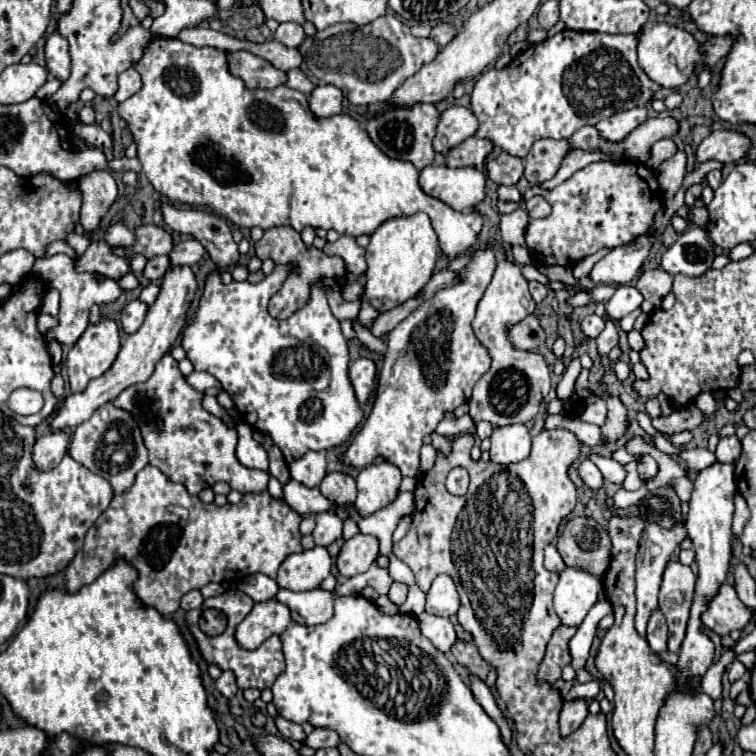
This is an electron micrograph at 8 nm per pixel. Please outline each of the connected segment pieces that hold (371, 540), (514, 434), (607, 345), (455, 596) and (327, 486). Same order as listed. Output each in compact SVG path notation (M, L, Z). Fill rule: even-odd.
M357 533L347 539L337 557L337 569L343 577L351 578L366 572L379 557L379 539L373 535Z
M525 425L499 427L491 435L491 461L509 465L529 457L531 435Z
M607 323L607 327L603 329L603 333L597 337L597 349L601 353L601 365L605 371L609 371L609 359L607 353L617 347L617 325L615 323Z
M439 575L429 593L425 603L425 613L437 615L437 617L451 617L459 609L459 593L449 575Z
M327 473L323 483L319 485L321 493L337 503L337 505L353 505L355 503L355 497L357 497L357 487L355 487L355 479L345 475L345 473Z

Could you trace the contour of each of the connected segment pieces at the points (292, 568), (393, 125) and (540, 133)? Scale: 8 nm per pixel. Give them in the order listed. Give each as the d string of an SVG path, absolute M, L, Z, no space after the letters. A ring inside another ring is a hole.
M313 547L309 551L301 551L289 555L279 567L277 583L279 587L291 591L309 591L317 589L319 583L331 571L331 555L325 547Z
M415 105L411 109L393 109L383 113L381 117L373 117L367 121L367 133L371 141L387 155L393 159L409 161L413 163L419 171L431 165L435 159L433 151L433 137L437 133L441 113L437 111L435 105Z
M561 31L551 39L529 45L525 51L513 57L505 69L485 71L471 93L471 111L477 113L479 131L477 137L487 137L493 145L511 153L513 157L525 159L531 145L537 139L569 139L583 125L595 125L599 119L611 117L617 111L643 107L651 101L659 89L637 65L635 57L635 35L609 35L609 33L575 33ZM579 61L579 73L565 73L565 69Z

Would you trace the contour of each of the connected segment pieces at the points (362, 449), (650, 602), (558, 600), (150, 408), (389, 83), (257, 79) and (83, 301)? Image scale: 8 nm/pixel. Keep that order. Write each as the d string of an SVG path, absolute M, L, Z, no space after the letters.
M489 249L475 251L473 261L461 271L463 281L455 287L437 291L435 297L425 301L417 311L413 311L407 319L403 319L389 335L387 335L387 351L383 359L383 369L379 373L379 387L375 393L373 409L369 417L365 419L363 427L347 447L347 451L339 457L343 465L363 469L371 465L377 457L383 461L395 463L401 469L403 477L415 477L419 469L419 449L423 445L423 437L431 435L437 427L437 423L445 417L447 411L455 411L461 403L469 401L471 391L479 377L489 369L491 359L487 357L487 349L479 345L471 321L475 317L475 309L479 299L483 297L487 285L491 283L493 271L495 271L495 253Z
M649 523L643 533L641 533L641 541L639 541L639 553L636 556L636 615L635 629L641 637L645 637L645 627L647 627L647 619L651 615L651 611L657 607L657 593L659 593L659 585L661 585L661 575L663 569L667 565L667 561L671 559L673 549L685 539L687 531L683 527L683 523L679 523L673 529L665 529L657 523Z
M565 567L555 587L555 611L563 625L581 625L597 601L601 581L577 567Z
M165 355L155 365L155 371L147 381L127 387L113 401L113 405L131 413L137 421L149 451L149 463L161 469L171 481L183 483L191 495L213 487L217 481L227 481L239 493L261 493L267 489L269 473L243 467L237 461L237 431L229 429L221 419L207 413L201 407L201 397L203 393L195 391L185 381L177 361L171 355Z
M383 15L365 27L353 23L331 25L317 31L315 37L305 39L299 49L303 53L301 71L311 83L331 83L339 87L353 105L375 105L387 101L407 77L415 75L425 63L431 63L439 53L433 39L413 37L411 29L393 15Z
M227 51L231 75L245 81L247 89L271 89L285 83L285 73L249 51Z
M53 255L49 259L37 259L33 265L33 273L37 277L47 277L47 283L61 293L61 309L59 309L59 325L55 327L53 335L47 335L47 339L57 339L61 345L75 345L79 337L89 327L89 311L93 305L113 303L121 295L121 287L117 281L107 277L97 277L95 273L75 273L73 259L67 255Z

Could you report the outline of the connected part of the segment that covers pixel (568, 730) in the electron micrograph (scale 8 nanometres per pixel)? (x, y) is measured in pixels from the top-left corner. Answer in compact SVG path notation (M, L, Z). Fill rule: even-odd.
M587 701L565 703L561 709L561 737L569 737L573 731L577 731L587 715Z

